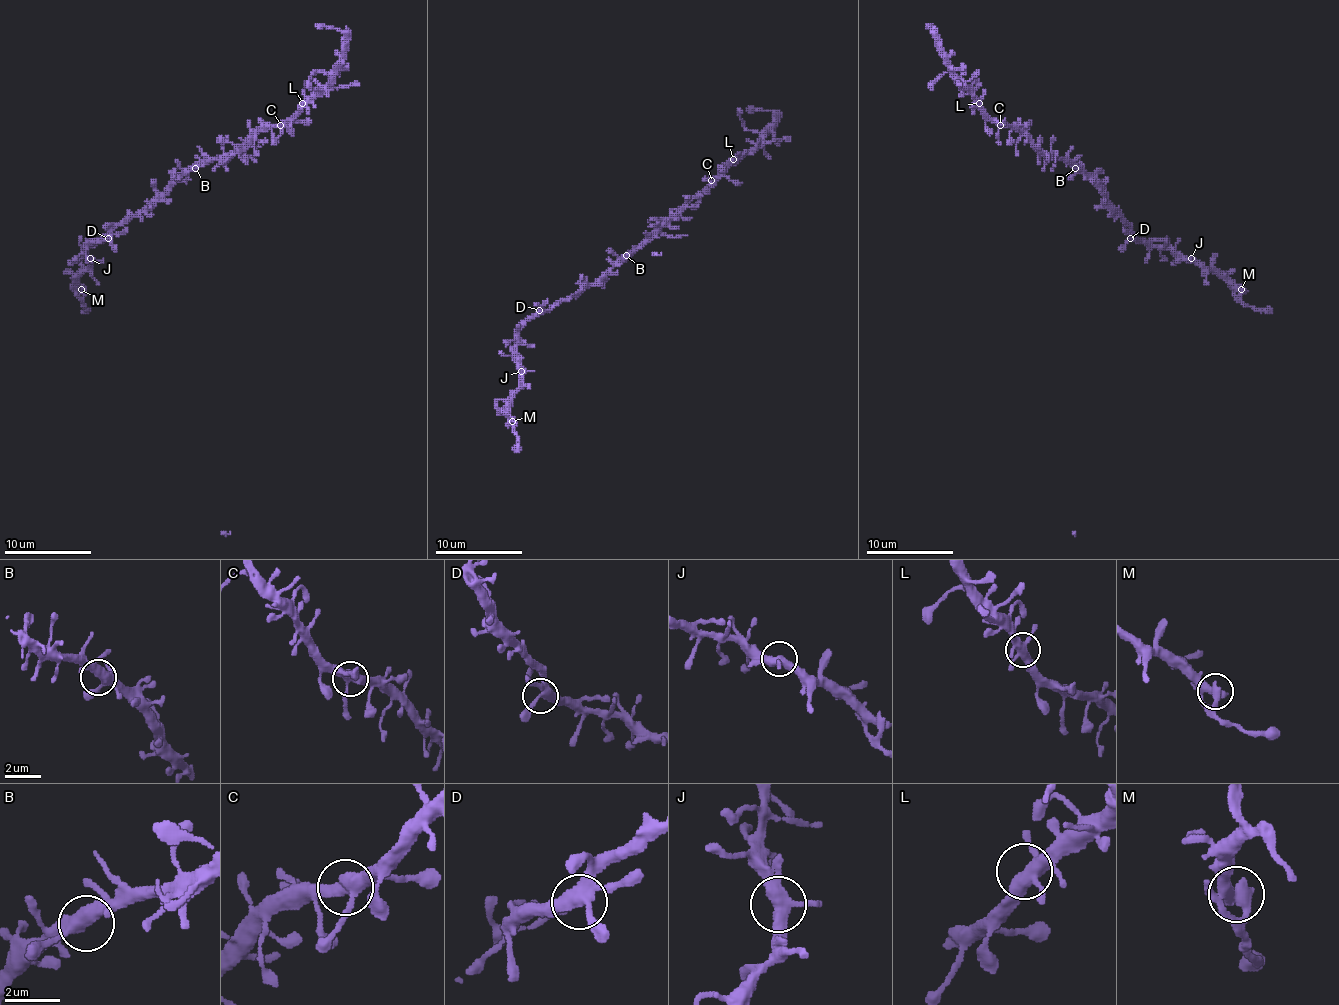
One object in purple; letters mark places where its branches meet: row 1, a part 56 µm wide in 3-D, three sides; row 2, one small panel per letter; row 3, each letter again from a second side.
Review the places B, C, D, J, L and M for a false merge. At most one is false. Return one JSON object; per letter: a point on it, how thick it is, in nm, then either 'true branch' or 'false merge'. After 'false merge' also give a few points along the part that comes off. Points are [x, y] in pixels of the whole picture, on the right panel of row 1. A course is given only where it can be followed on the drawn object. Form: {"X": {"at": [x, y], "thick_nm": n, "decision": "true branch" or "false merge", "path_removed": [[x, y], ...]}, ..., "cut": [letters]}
{"B": {"at": [1075, 168], "thick_nm": 380, "decision": "true branch"}, "C": {"at": [1000, 125], "thick_nm": 400, "decision": "true branch"}, "D": {"at": [1130, 238], "thick_nm": 360, "decision": "true branch"}, "J": {"at": [1191, 258], "thick_nm": 400, "decision": "true branch"}, "L": {"at": [979, 103], "thick_nm": 400, "decision": "true branch"}, "M": {"at": [1241, 289], "thick_nm": 480, "decision": "false merge", "path_removed": [[1241, 289], [1246, 304], [1272, 313]]}, "cut": ["M"]}

